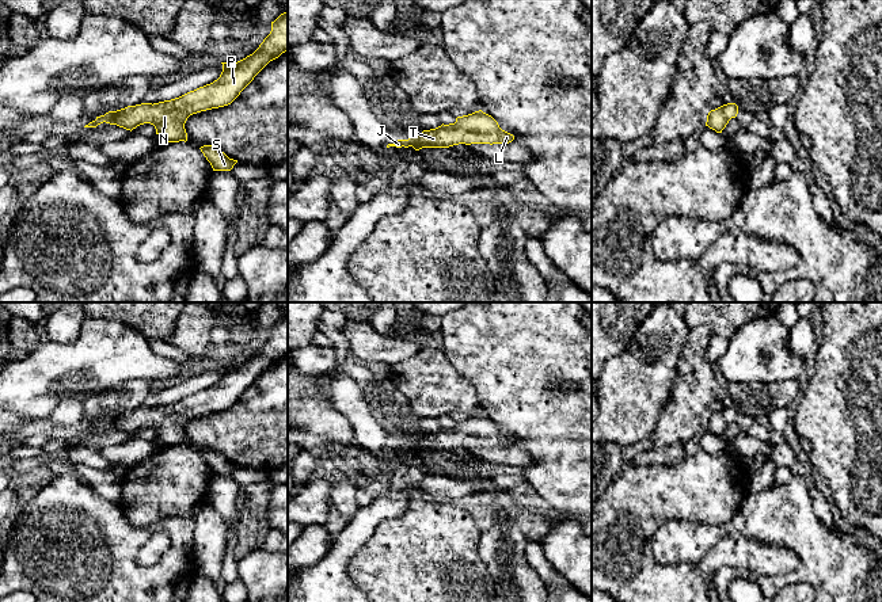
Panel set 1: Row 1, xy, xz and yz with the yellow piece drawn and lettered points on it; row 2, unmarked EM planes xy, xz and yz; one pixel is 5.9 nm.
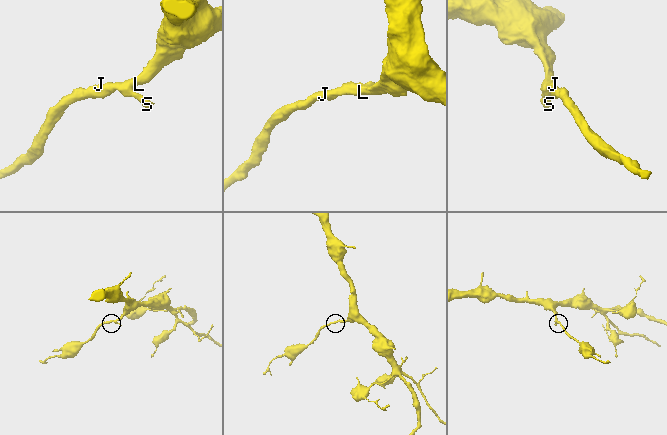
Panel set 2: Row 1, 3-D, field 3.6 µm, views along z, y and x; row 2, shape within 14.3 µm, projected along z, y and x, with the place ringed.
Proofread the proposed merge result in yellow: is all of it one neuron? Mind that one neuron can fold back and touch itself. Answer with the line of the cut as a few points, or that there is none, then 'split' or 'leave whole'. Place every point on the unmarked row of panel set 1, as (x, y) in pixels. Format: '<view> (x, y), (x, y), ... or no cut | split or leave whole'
no cut | leave whole

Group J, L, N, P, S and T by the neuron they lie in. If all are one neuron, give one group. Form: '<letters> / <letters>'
J L N P S T

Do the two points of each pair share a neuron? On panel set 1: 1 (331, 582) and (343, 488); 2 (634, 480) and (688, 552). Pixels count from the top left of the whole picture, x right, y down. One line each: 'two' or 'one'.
1: two
2: two

